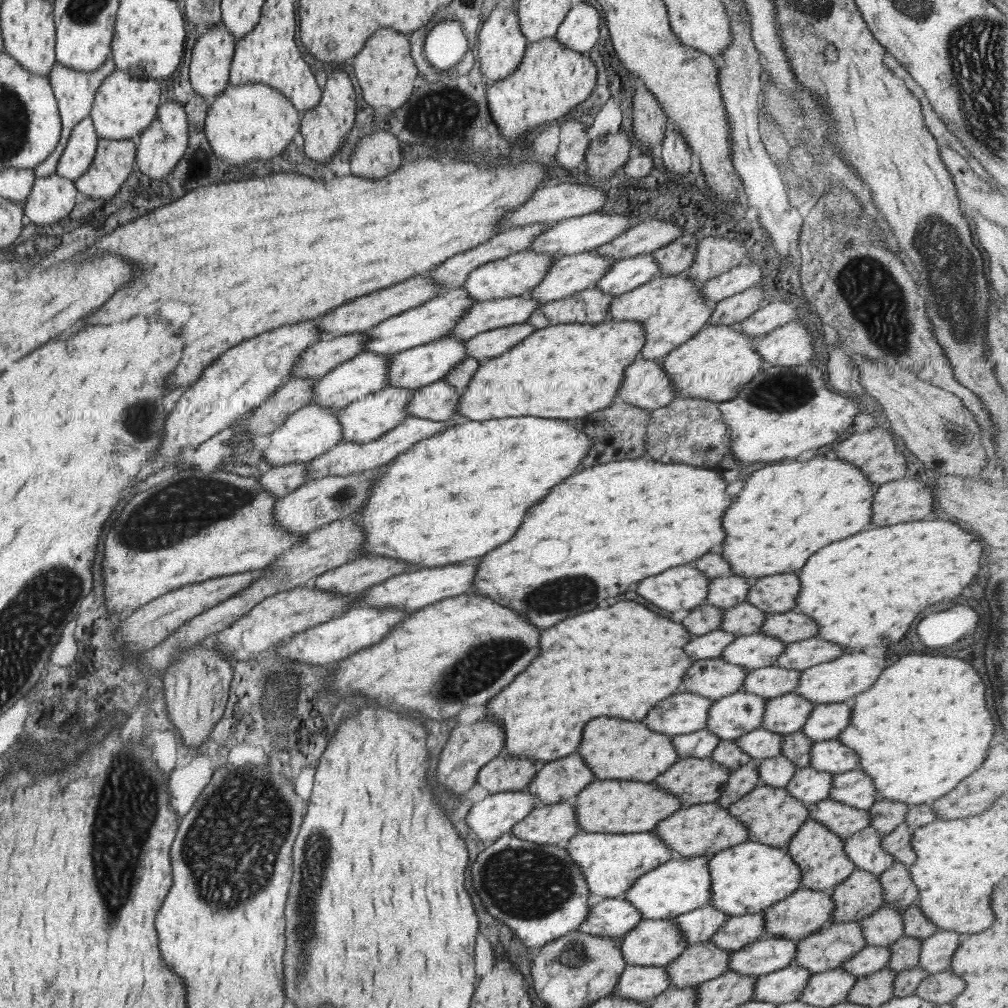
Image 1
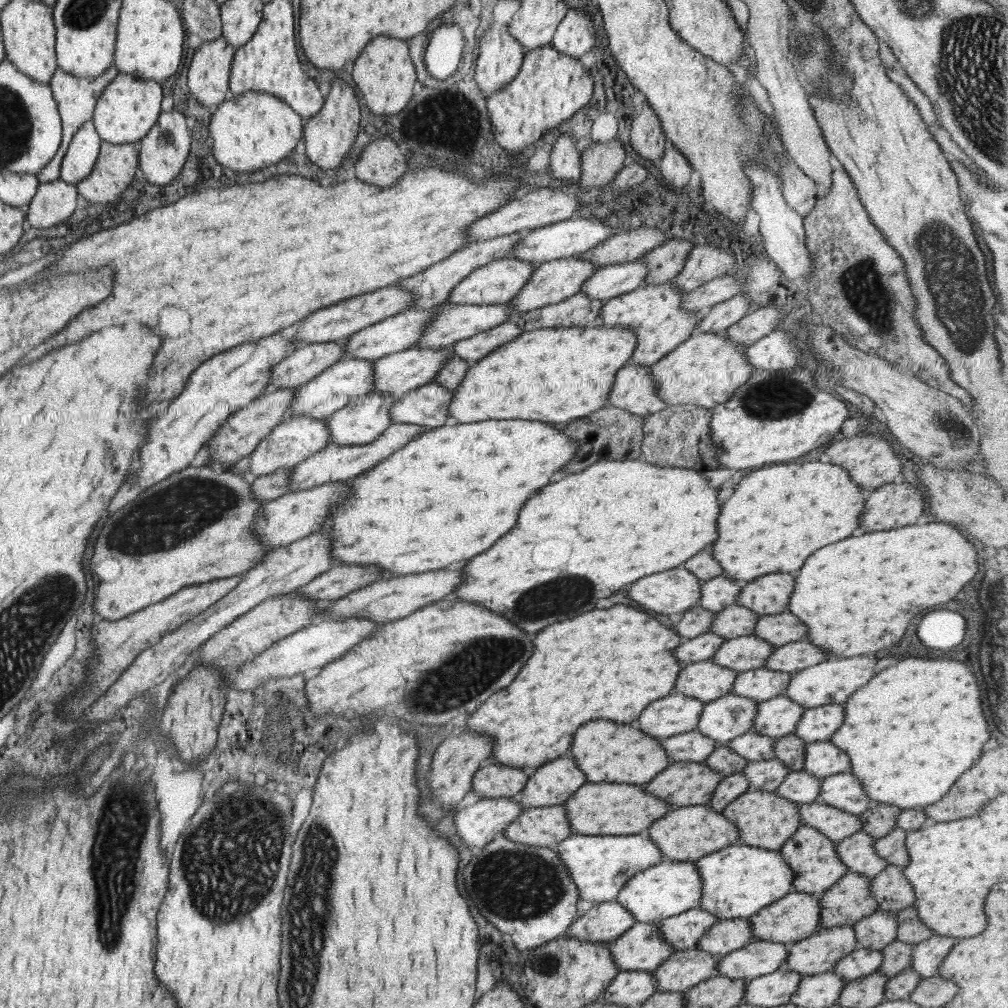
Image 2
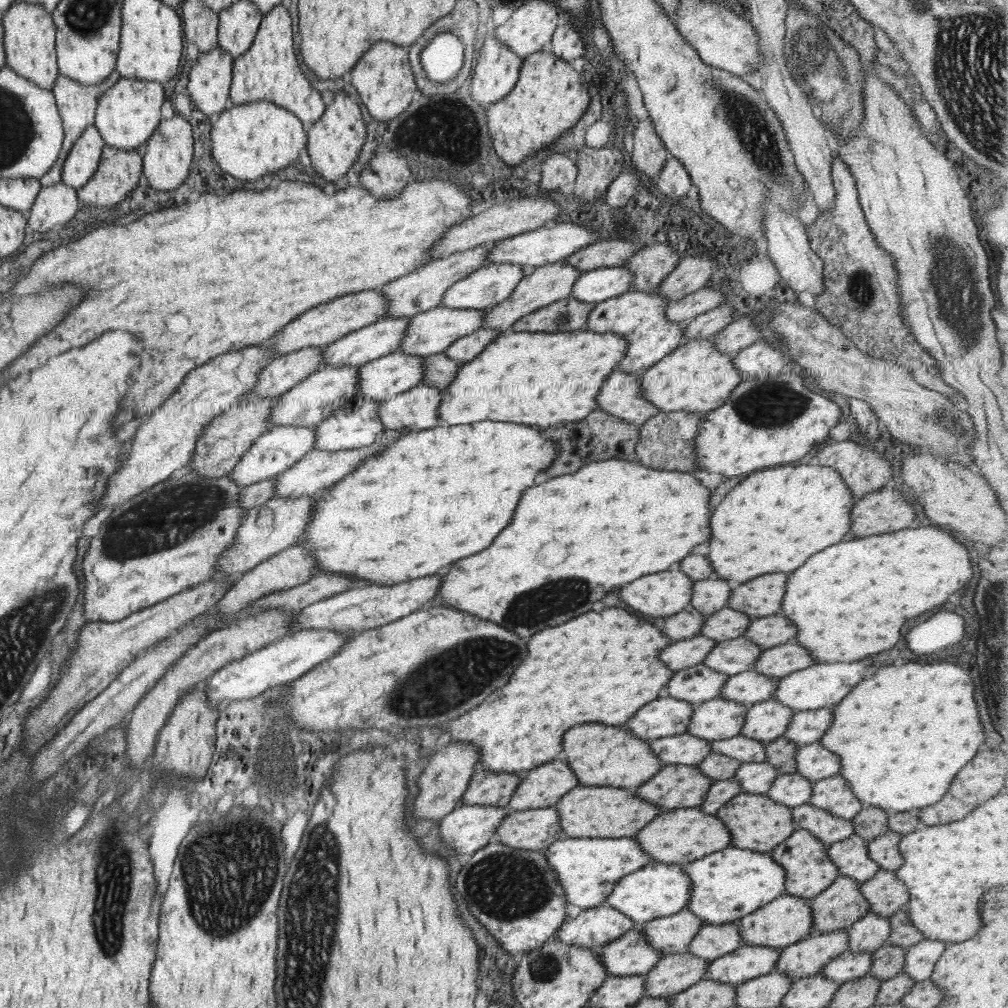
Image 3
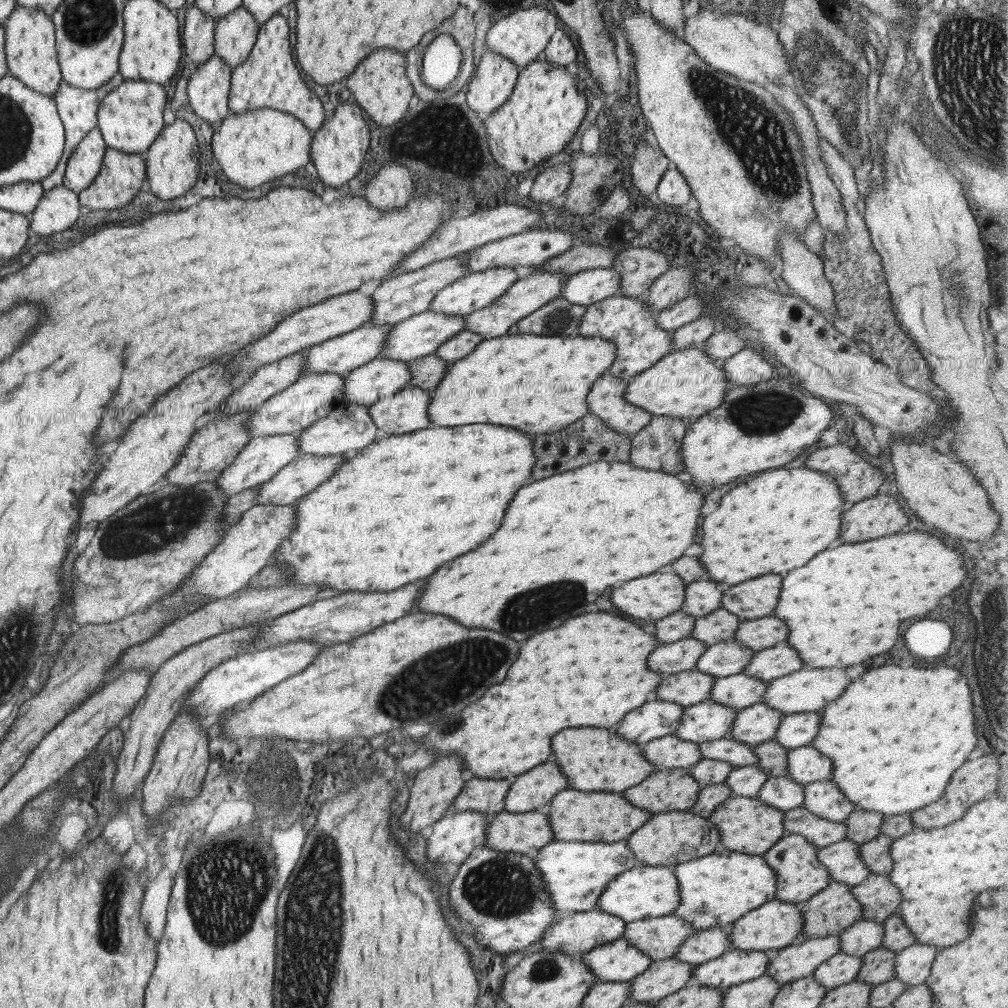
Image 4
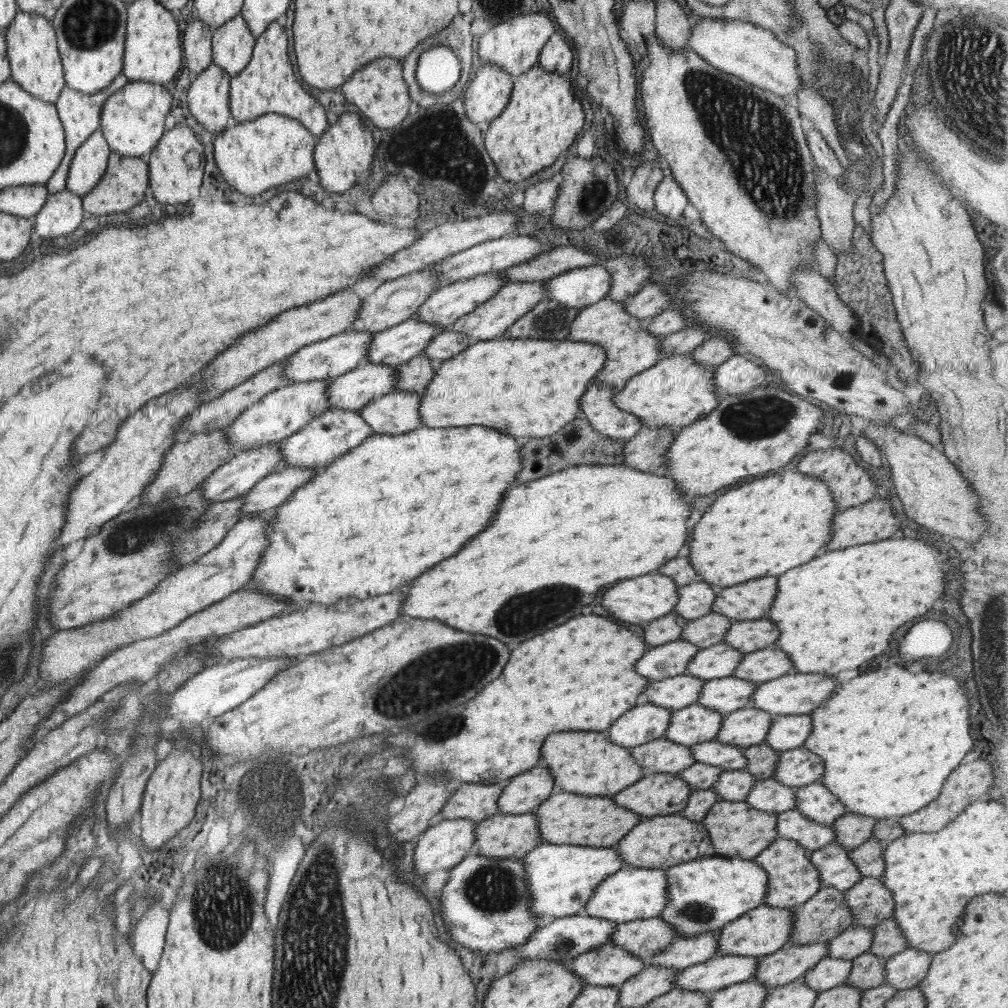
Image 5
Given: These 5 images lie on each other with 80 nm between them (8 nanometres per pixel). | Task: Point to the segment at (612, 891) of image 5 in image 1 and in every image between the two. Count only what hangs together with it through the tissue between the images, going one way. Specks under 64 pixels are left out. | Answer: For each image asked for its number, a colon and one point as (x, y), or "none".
1: (681, 884)
2: (667, 888)
3: (657, 889)
4: (642, 892)

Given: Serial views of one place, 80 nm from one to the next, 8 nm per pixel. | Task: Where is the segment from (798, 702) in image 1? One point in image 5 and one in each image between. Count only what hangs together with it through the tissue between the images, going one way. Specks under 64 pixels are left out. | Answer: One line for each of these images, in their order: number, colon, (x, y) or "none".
2: (776, 717)
3: (766, 720)
4: (757, 723)
5: (747, 726)

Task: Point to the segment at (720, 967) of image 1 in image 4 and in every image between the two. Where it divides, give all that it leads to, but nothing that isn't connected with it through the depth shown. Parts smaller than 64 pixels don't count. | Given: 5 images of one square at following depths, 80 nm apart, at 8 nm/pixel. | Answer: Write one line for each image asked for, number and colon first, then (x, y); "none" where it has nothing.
2: (681, 970)
3: (672, 973)
4: (662, 977)

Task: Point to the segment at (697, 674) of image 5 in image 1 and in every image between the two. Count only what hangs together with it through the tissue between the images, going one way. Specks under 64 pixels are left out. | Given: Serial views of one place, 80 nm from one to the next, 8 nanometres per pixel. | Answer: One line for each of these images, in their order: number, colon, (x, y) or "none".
1: (756, 650)
2: (743, 653)
3: (729, 657)
4: (725, 658)

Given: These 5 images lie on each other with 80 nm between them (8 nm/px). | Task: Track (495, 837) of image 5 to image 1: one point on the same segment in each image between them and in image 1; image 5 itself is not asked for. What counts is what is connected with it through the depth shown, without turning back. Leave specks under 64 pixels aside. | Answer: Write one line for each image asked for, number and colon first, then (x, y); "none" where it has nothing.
1: (555, 823)
2: (534, 826)
3: (533, 829)
4: (524, 833)

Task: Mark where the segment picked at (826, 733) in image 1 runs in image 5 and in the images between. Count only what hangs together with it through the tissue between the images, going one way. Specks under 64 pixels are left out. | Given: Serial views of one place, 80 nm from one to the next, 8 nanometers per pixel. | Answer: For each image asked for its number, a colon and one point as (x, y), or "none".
2: (815, 725)
3: (804, 727)
4: (794, 730)
5: (786, 732)

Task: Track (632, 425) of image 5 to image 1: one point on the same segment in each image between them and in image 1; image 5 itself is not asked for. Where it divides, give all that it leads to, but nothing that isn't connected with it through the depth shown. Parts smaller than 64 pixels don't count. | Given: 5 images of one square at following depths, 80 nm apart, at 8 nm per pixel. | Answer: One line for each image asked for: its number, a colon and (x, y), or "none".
1: (644, 384)
2: (633, 390)
3: (619, 395)
4: (605, 400)

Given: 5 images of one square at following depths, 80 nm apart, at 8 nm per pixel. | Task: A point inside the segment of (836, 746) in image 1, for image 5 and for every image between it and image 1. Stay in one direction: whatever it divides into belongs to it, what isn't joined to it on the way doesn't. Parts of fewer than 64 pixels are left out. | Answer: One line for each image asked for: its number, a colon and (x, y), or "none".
2: (822, 759)
3: (813, 762)
4: (804, 764)
5: (797, 767)

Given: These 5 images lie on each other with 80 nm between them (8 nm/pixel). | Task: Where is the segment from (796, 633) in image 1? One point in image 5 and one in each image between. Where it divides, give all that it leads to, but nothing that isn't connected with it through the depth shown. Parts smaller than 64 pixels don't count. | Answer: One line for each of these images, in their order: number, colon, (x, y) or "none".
2: (777, 629)
3: (765, 632)
4: (757, 634)
5: (745, 636)

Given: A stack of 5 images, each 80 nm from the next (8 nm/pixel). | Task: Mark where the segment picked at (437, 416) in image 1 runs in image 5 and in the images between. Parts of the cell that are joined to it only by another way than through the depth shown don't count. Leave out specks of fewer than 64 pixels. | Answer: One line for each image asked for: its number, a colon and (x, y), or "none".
2: (426, 405)
3: (414, 409)
4: (405, 411)
5: (396, 412)

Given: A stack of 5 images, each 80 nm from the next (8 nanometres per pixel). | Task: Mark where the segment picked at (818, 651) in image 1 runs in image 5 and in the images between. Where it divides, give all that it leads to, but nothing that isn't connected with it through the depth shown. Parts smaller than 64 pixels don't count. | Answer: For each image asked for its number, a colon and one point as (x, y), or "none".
2: (791, 657)
3: (778, 661)
4: (770, 663)
5: (759, 666)

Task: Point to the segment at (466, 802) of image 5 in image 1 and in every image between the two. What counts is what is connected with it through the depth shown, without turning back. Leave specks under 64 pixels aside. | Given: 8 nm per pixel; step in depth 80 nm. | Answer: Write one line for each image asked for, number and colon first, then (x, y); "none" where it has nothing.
1: (504, 773)
2: (491, 780)
3: (484, 787)
4: (486, 795)

